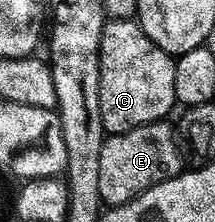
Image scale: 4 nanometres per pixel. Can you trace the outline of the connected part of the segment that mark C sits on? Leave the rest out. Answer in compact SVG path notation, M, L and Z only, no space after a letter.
M112 23L100 39L100 89L98 92L98 116L108 135L131 133L132 130L147 127L165 120L164 116L177 104L174 95L175 60L169 54L161 53L136 23Z

